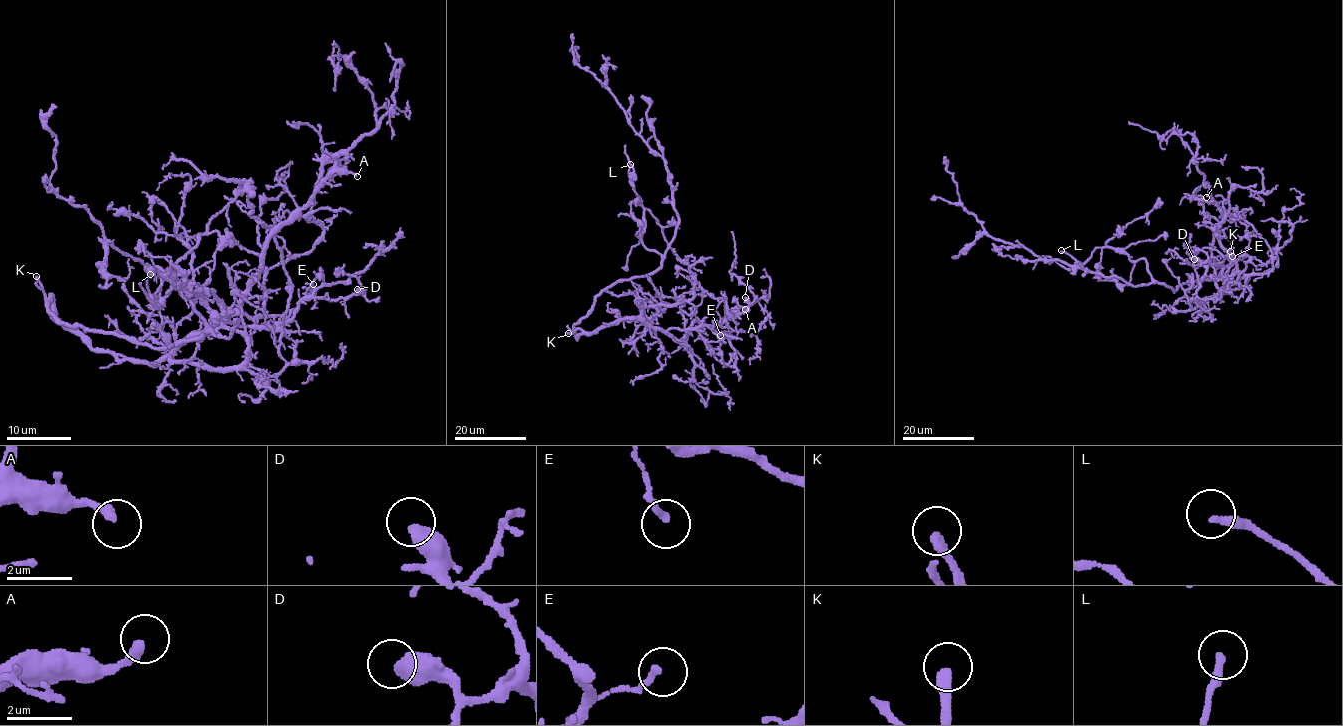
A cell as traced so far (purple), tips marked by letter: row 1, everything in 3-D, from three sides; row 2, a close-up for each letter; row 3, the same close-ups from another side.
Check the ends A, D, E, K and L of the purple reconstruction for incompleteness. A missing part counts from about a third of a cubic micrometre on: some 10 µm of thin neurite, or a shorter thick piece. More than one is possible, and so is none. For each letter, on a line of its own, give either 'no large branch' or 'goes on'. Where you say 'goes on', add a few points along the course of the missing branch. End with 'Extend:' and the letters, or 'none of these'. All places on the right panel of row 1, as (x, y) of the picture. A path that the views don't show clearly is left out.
A: no large branch
D: no large branch
E: no large branch
K: goes on; missing branch runs (1230, 251), (1229, 237), (1229, 255), (1224, 270), (1217, 277), (1180, 280), (1149, 295), (1135, 308)
L: no large branch
Extend: K

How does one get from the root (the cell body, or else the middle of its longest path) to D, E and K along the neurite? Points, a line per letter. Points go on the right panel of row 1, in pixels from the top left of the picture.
D: (1204, 278), (1214, 278), (1227, 268), (1229, 287), (1216, 300), (1228, 279), (1222, 279), (1222, 266), (1194, 259)
E: (1204, 278), (1214, 278), (1228, 268), (1229, 287), (1216, 300), (1228, 279), (1222, 279), (1221, 262), (1232, 256)
K: (1204, 278), (1214, 278), (1219, 274), (1230, 262), (1230, 251)

